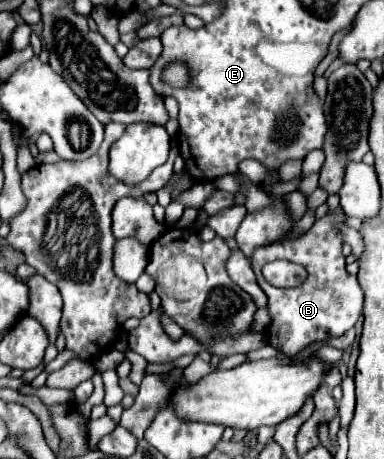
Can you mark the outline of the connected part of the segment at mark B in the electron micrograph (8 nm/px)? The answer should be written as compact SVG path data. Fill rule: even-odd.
M344 213L338 217L326 215L320 221L312 225L308 233L294 241L282 241L282 243L272 243L266 247L258 247L252 257L252 269L256 273L258 285L268 297L268 313L272 317L272 323L268 325L266 337L272 347L280 351L280 355L292 357L298 355L304 347L316 341L324 341L330 337L340 337L348 329L352 329L362 315L362 303L364 295L362 289L356 281L354 275L348 275L344 269L344 255L342 255L342 235L334 227L336 219L344 219ZM276 259L286 259L292 263L298 263L306 269L308 277L304 279L302 285L298 287L272 287L264 277L262 277L262 267L270 261Z

